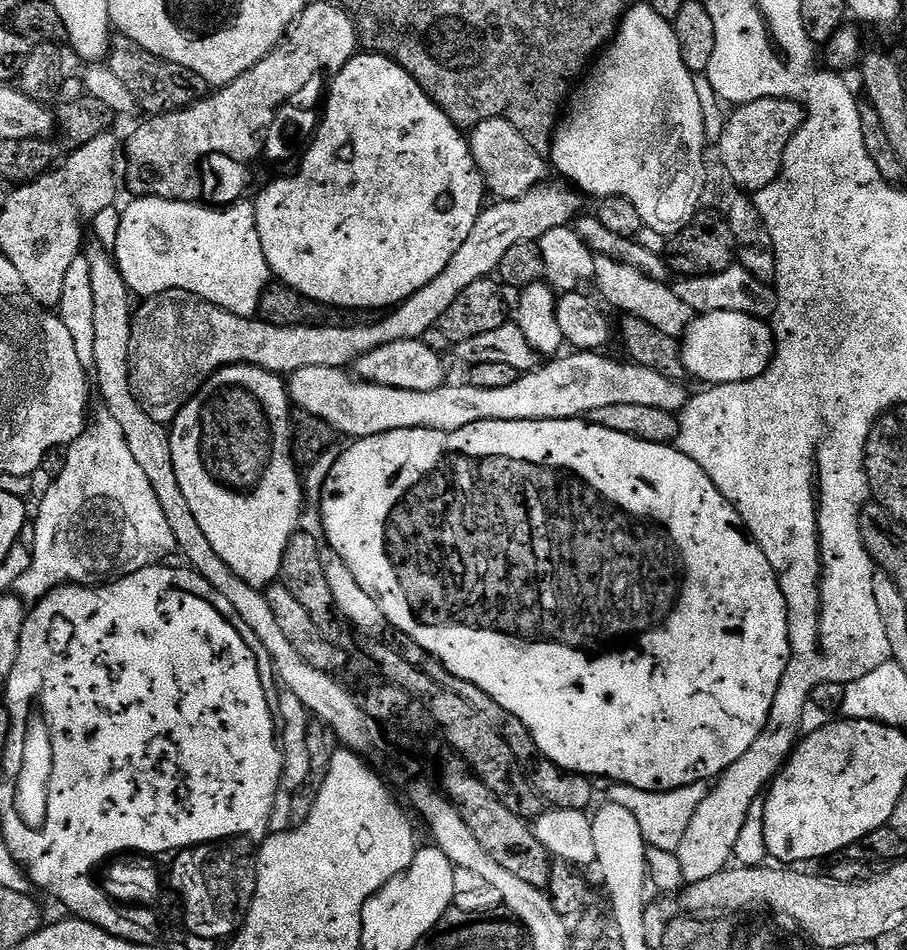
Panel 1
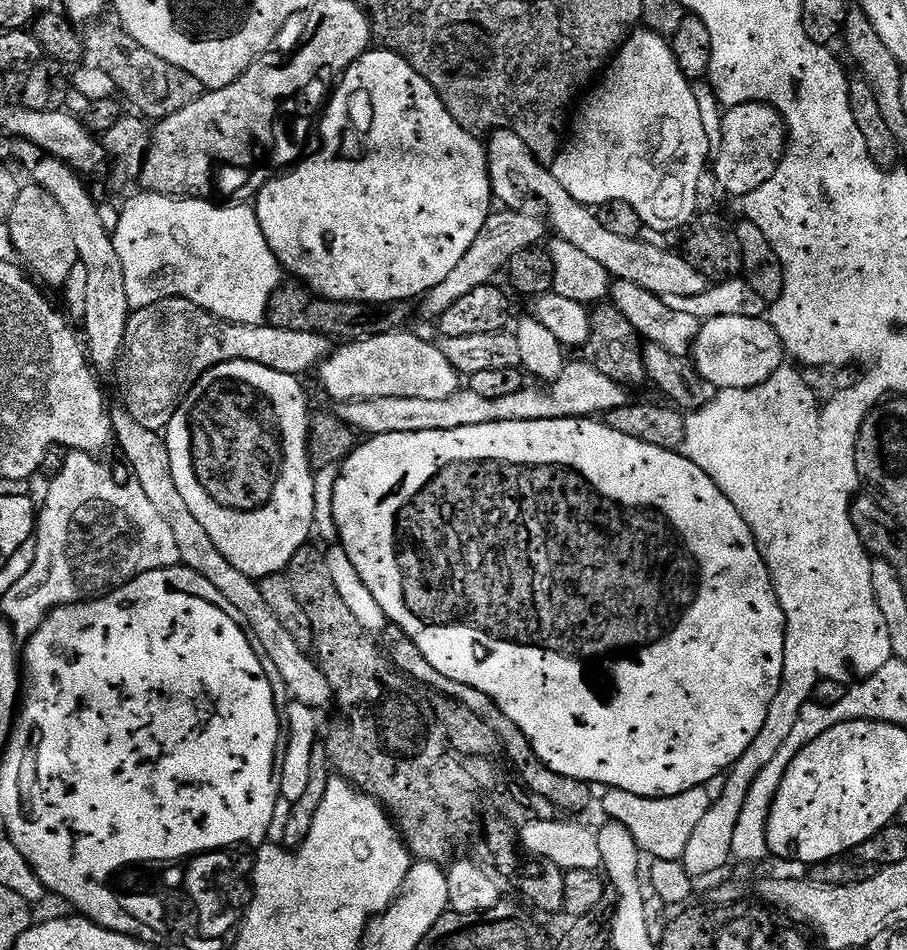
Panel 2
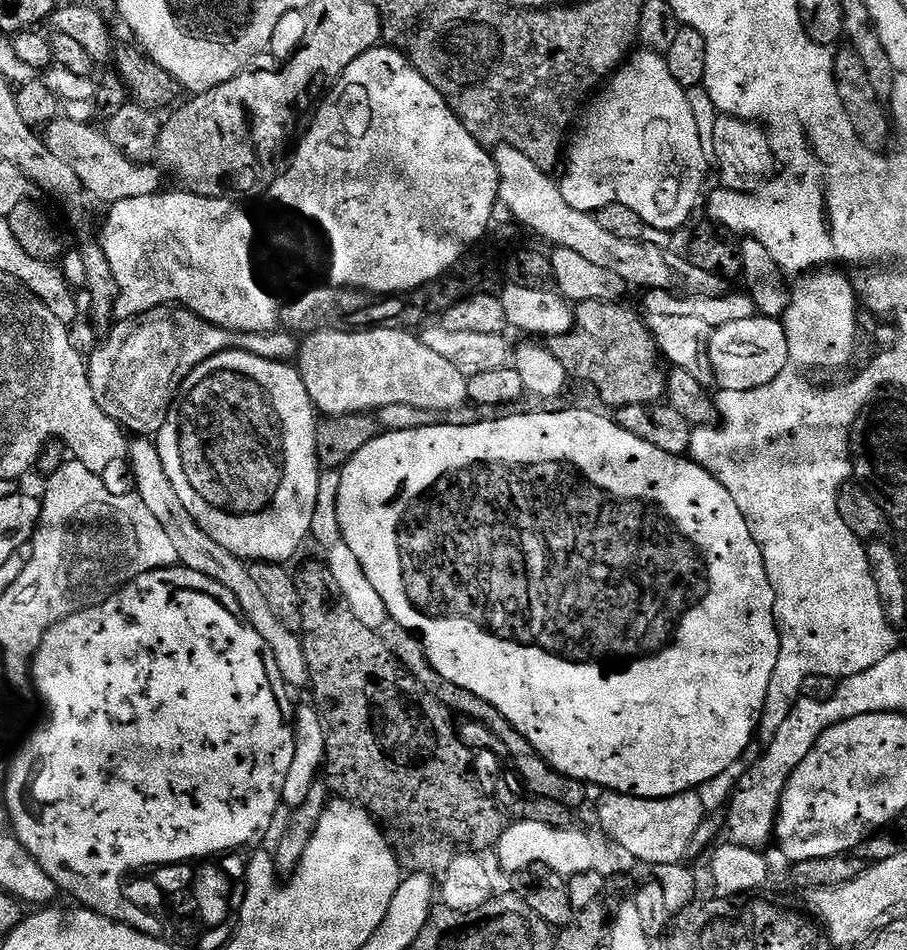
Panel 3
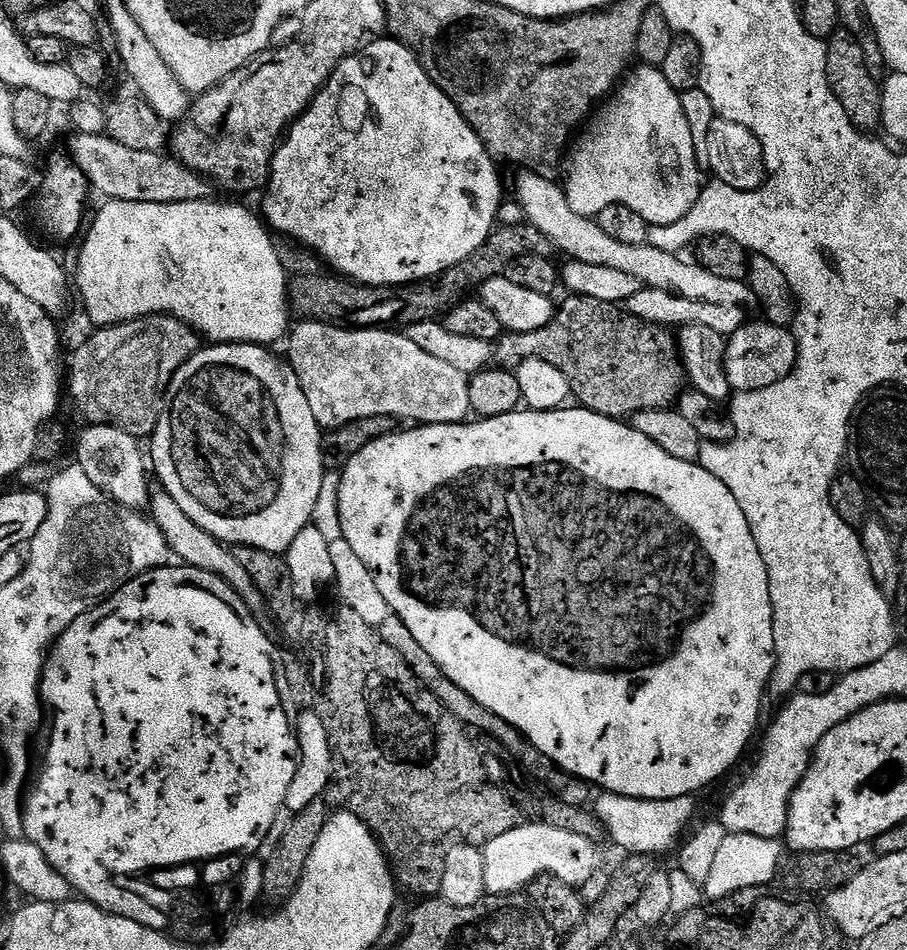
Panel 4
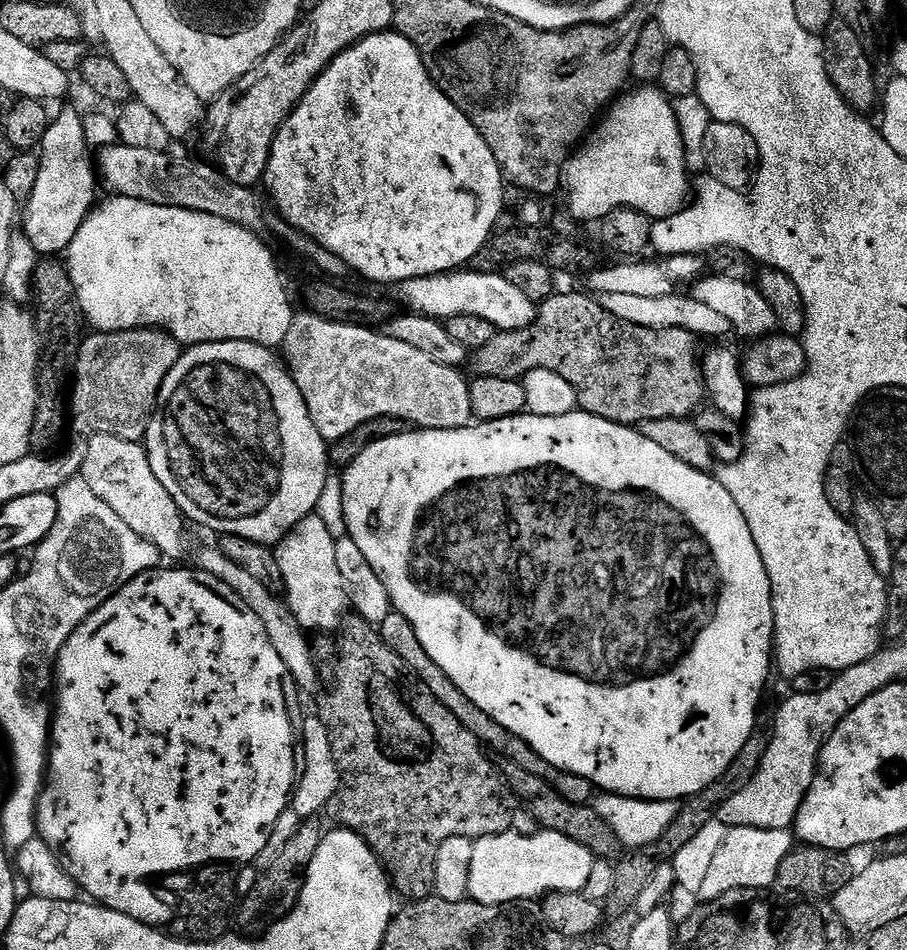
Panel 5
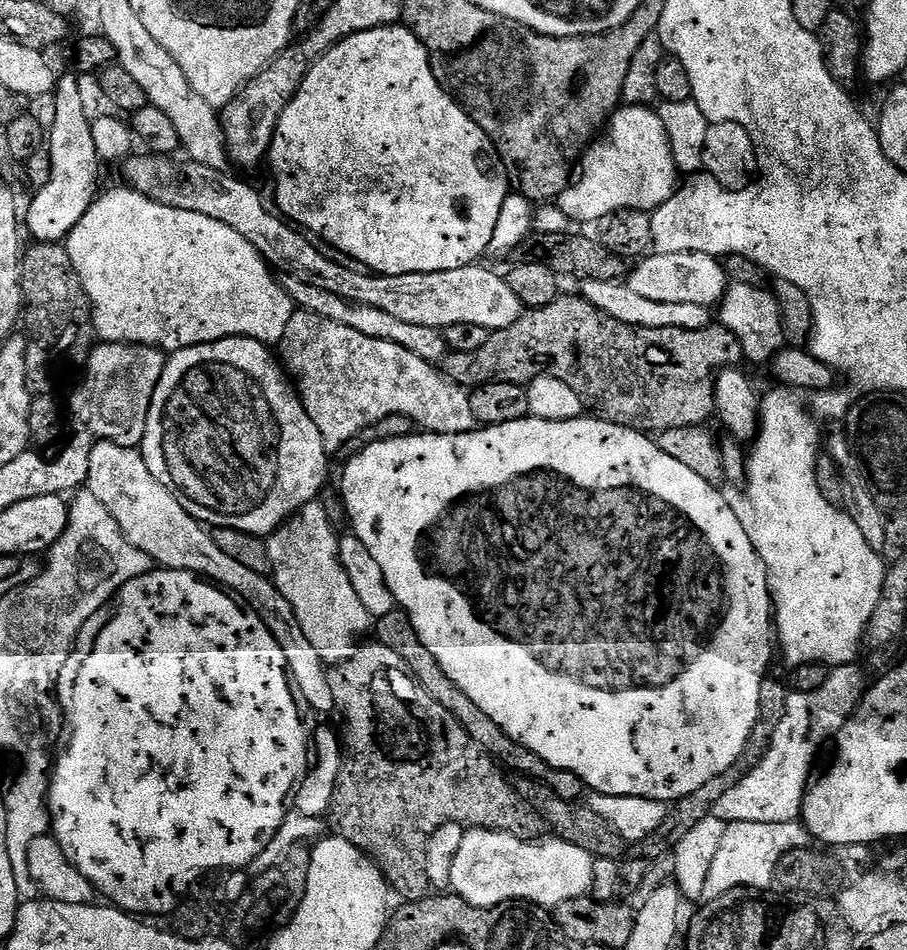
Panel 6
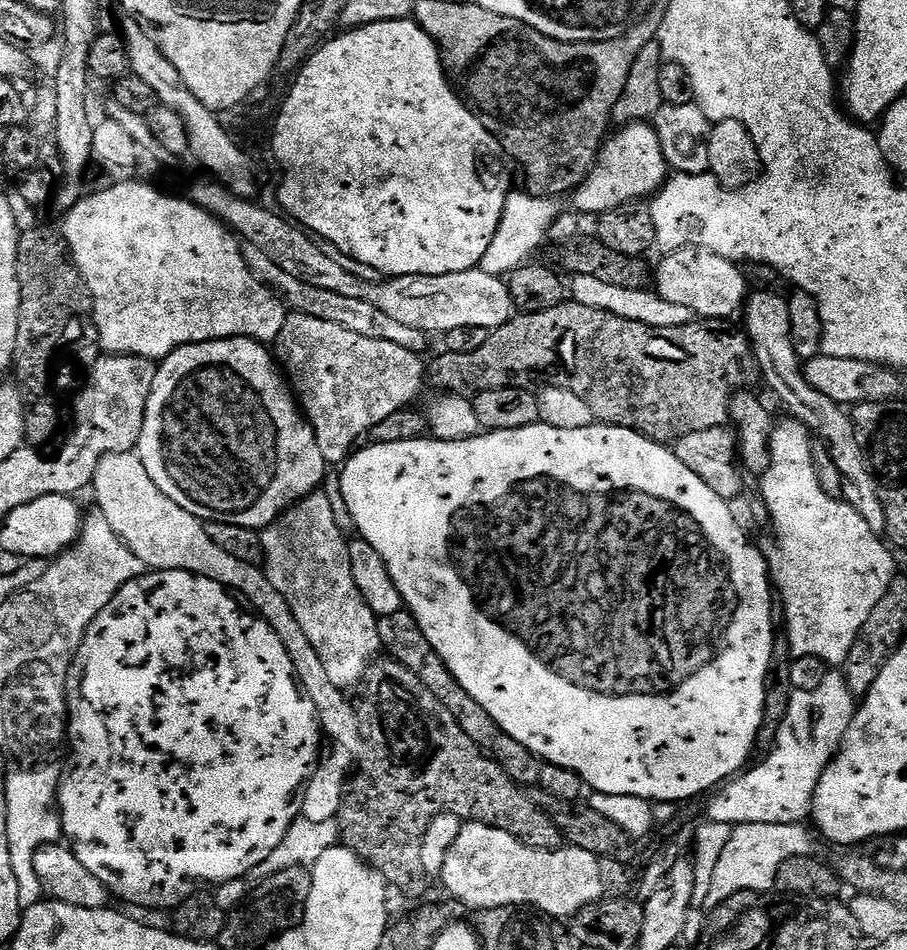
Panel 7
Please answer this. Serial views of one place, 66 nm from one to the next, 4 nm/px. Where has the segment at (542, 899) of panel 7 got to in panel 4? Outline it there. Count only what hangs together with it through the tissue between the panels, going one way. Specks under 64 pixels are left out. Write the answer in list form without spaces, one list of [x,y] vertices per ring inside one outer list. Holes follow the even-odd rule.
[[[521,823],[520,827],[502,834],[502,838],[494,838],[494,842],[484,845],[482,851],[486,862],[486,893],[489,897],[512,896],[512,888],[527,889],[541,876],[555,876],[557,880],[573,886],[586,882],[598,871],[596,864],[597,845],[586,838],[578,838],[578,834],[570,834],[565,828],[554,830],[554,826],[545,824]]]

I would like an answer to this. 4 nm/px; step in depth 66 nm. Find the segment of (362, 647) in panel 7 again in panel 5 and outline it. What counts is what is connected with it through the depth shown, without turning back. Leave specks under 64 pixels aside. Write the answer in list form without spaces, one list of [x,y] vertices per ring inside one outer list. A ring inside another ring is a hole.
[[[313,514],[294,526],[294,530],[290,530],[274,548],[284,575],[288,608],[300,625],[312,634],[335,633],[345,623],[344,611],[350,608],[348,591],[344,588],[342,574],[338,572],[336,541],[337,537],[332,536],[327,522],[320,514]]]

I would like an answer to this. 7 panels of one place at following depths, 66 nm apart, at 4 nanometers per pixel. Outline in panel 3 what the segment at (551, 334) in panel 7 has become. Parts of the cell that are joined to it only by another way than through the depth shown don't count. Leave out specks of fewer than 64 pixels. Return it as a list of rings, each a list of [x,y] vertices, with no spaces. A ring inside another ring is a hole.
[[[591,300],[575,305],[576,323],[572,331],[550,340],[554,358],[562,362],[569,377],[573,381],[589,380],[608,410],[659,404],[668,391],[666,364],[645,317],[626,305],[614,300]]]

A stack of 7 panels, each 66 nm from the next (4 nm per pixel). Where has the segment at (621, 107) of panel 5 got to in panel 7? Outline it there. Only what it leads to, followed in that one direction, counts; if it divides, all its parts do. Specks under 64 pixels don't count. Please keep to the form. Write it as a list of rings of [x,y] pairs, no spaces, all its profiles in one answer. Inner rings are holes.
[[[651,123],[626,124],[616,131],[620,132],[614,133],[613,136],[611,133],[605,139],[596,156],[596,165],[571,193],[570,199],[573,204],[571,207],[577,213],[599,214],[619,204],[643,201],[651,197],[665,183],[664,175],[669,175],[670,169],[660,150],[655,127]]]

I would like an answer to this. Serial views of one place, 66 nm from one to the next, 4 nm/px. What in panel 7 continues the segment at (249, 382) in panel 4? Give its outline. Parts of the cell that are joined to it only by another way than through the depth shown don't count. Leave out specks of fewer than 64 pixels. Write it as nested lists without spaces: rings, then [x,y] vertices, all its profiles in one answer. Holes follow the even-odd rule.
[[[235,336],[229,340],[207,340],[201,344],[187,344],[171,352],[165,360],[159,361],[154,386],[146,402],[138,455],[142,466],[146,466],[146,474],[154,478],[154,486],[158,486],[158,490],[162,490],[166,498],[178,502],[182,510],[194,514],[201,522],[213,520],[263,530],[275,520],[279,520],[280,515],[287,508],[297,504],[303,496],[309,496],[311,492],[317,491],[323,485],[320,483],[324,480],[326,465],[322,458],[322,450],[318,450],[316,432],[298,407],[298,401],[291,387],[286,383],[273,353],[269,349],[267,352],[264,348],[267,347],[259,340],[247,340],[244,336]]]

